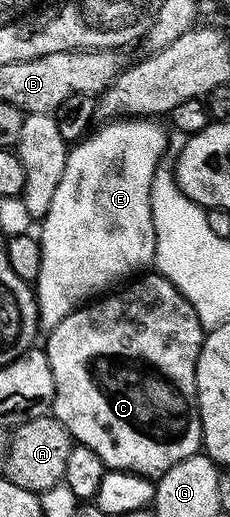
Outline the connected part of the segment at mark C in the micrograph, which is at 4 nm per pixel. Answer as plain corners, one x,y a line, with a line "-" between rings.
144,273
133,278
127,285
71,311
57,327
47,332
46,350
50,361
50,373
54,373
54,401
51,414
55,415
58,421
62,421
62,425
66,425
66,429
72,434
76,443
86,445
86,449
94,449
94,453
102,457
105,468
113,471
129,471
145,477
164,475
174,465
178,465
178,461
197,454
202,447
200,410
196,404
196,366
205,334
203,325
198,321
198,313
194,313
194,305
190,305
190,301
182,297
179,289
165,275

